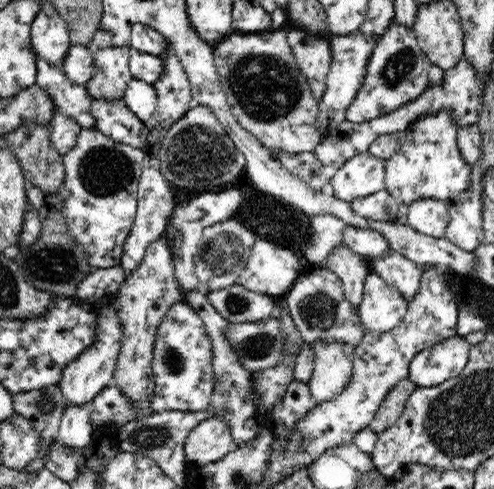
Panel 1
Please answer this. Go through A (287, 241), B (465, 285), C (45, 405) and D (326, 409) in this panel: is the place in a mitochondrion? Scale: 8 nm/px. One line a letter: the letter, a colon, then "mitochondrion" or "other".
A: other
B: other
C: mitochondrion
D: other

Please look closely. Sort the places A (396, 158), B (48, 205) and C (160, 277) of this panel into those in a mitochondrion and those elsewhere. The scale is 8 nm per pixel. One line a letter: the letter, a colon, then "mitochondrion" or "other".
A: other
B: other
C: other

